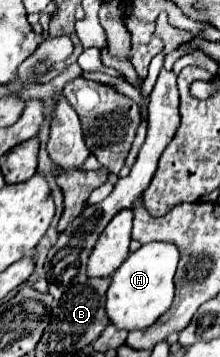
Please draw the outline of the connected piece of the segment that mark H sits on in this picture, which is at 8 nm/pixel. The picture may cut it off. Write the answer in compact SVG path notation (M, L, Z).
M153 241L133 251L123 261L123 265L113 273L111 285L107 289L105 309L111 323L127 331L143 329L155 323L155 319L161 317L173 301L173 293L175 293L173 275L175 275L177 263L179 263L179 247L171 243Z

